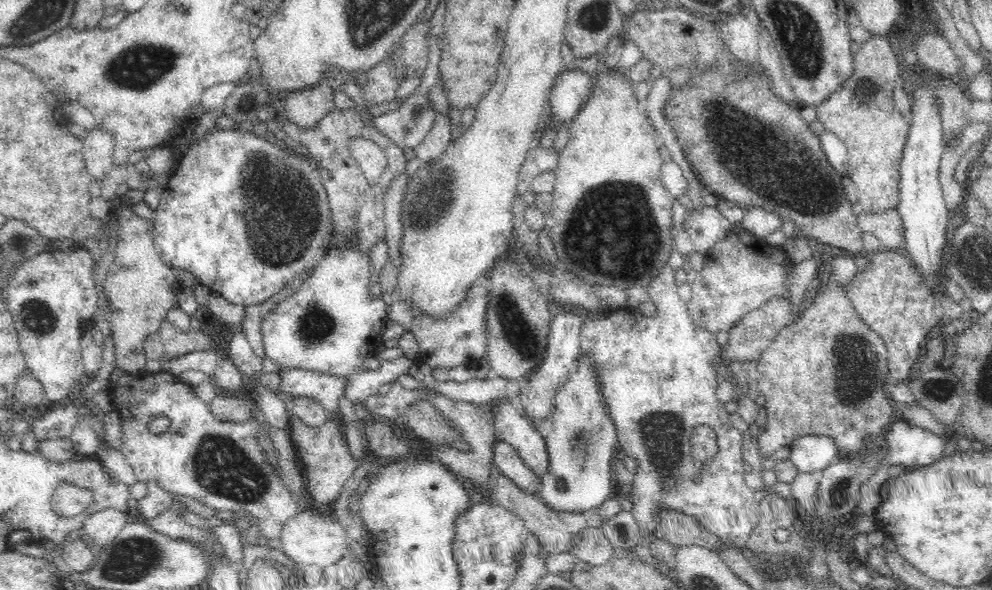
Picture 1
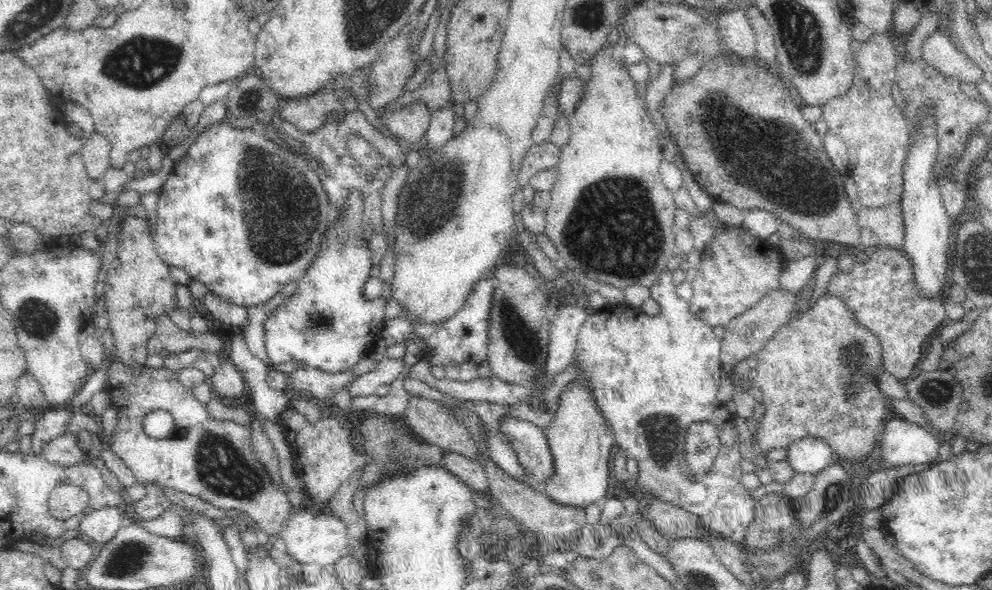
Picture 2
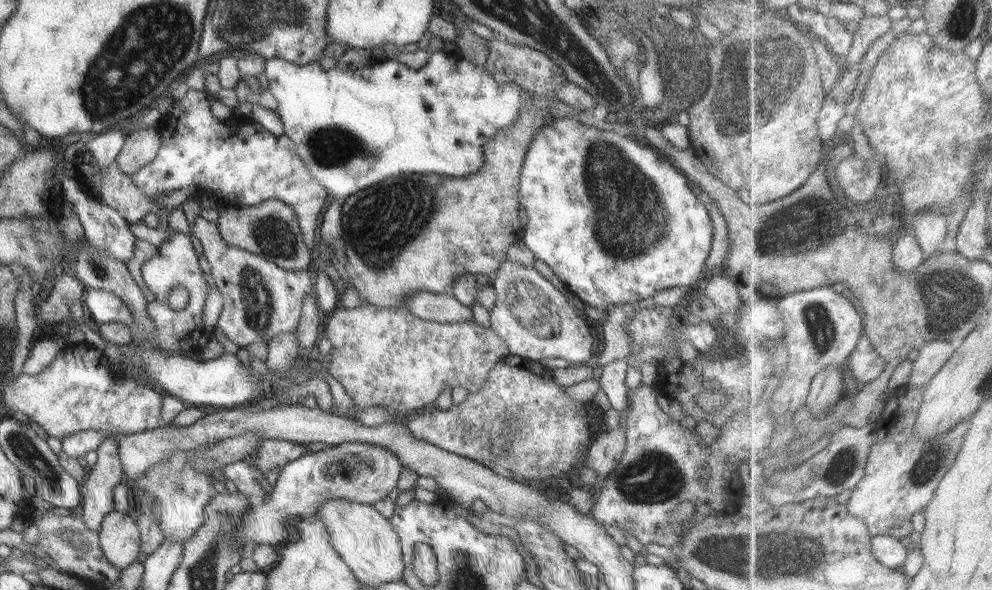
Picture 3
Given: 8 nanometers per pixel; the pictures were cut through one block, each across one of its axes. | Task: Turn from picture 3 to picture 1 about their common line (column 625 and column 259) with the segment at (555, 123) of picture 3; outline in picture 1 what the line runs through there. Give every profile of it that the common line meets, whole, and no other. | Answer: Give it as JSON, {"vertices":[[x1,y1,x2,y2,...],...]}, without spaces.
{"vertices":[[211,128,202,139,190,143,183,157,178,160,172,176,163,186,160,202,152,218,155,251,164,264,173,269,187,270,196,276,202,285,208,286,212,292,229,300,232,304,243,307,260,304,280,292,285,284,296,280,305,271,312,269,314,264,325,255,324,246,331,232,332,221,323,181,324,174,308,163,308,156,301,150,288,154,280,149,279,143,273,139,246,133,246,131,238,131,238,129]]}

